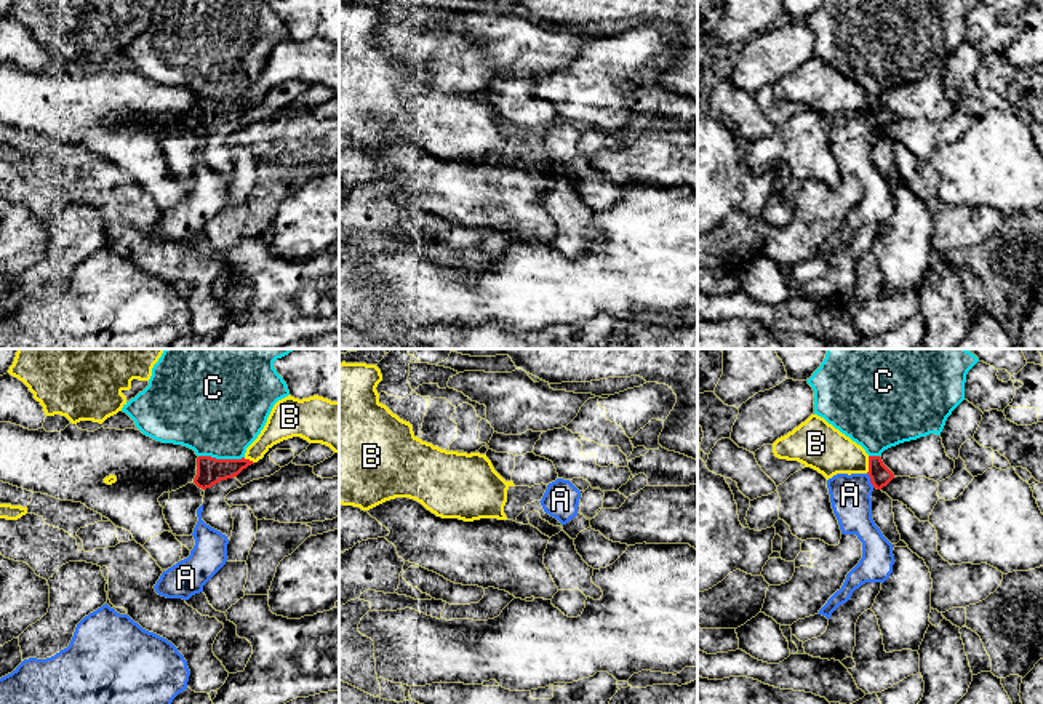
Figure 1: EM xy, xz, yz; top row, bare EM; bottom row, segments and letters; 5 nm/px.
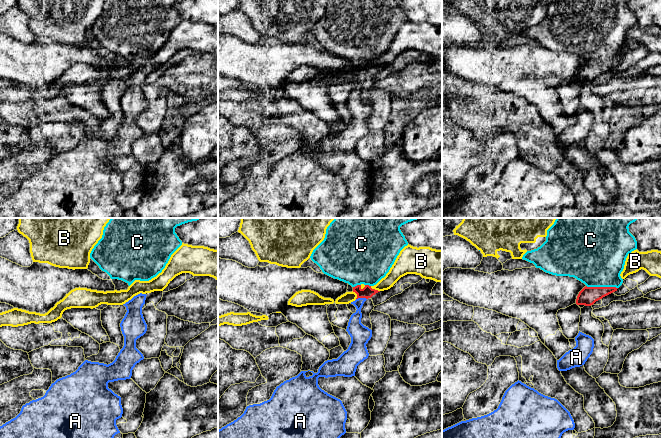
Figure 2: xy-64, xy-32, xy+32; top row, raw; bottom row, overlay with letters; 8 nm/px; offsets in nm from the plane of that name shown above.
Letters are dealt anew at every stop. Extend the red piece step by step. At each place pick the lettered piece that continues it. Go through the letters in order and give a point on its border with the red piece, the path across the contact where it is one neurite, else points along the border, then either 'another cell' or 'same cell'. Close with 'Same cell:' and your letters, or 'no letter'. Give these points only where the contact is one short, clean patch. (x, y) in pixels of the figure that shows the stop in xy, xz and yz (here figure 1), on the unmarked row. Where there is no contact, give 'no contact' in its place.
A: yz (871, 122) | across yz (880, 117), (871, 122), (850, 136) | same cell
B: yz (869, 106) | along yz (869, 98), (869, 111), (866, 114) | another cell
C: xy (221, 101) | same cell
Same cell: A, C

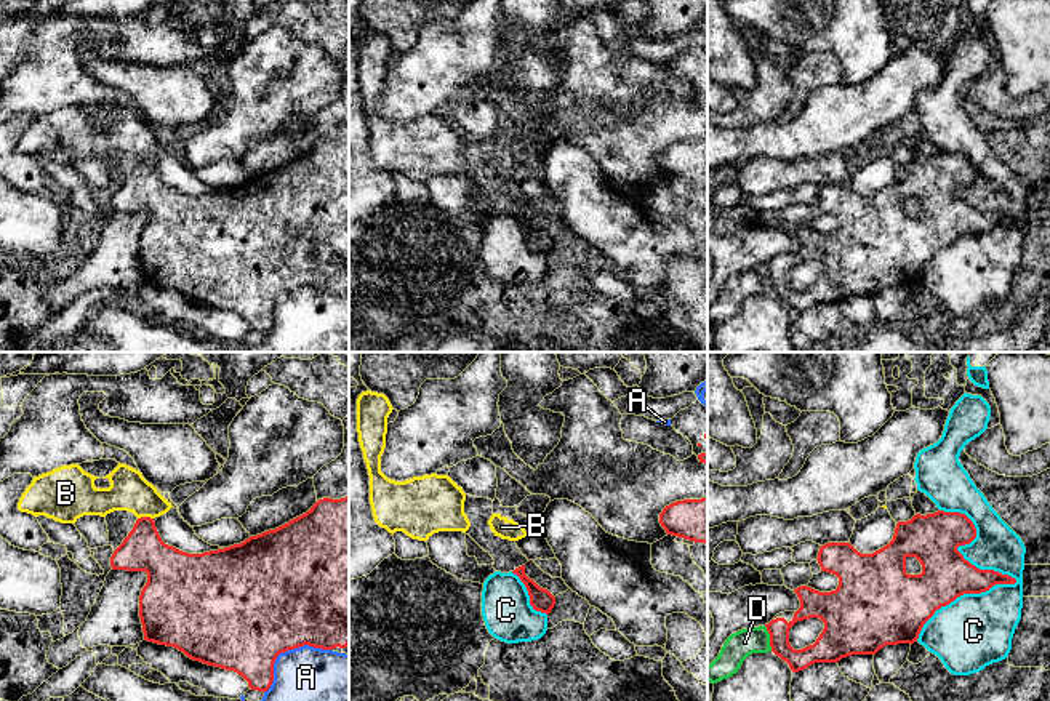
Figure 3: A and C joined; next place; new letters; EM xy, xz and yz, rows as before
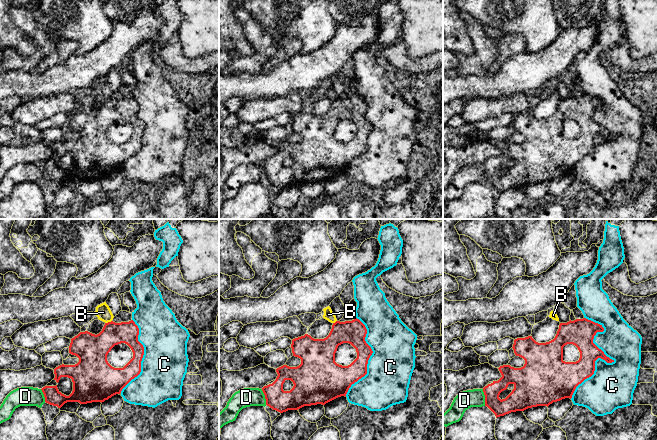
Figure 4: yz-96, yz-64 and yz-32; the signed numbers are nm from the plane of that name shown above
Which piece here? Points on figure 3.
A: xy (285, 292) | another cell
B: xy (144, 159) | another cell
C: yz (1012, 224) | another cell
D: yz (770, 280) | along yz (764, 268), (772, 292) | another cell
Same cell: no letter

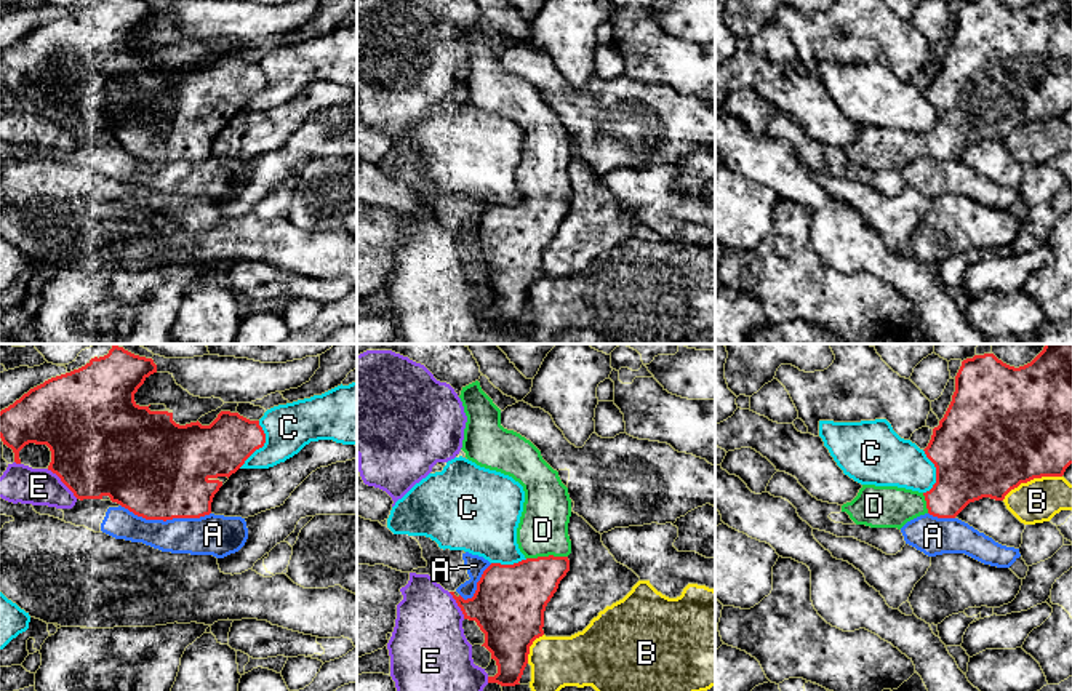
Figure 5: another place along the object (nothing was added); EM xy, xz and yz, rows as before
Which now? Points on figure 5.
A: xy (165, 162) | another cell
B: yz (1031, 120) | another cell
C: xy (263, 87) | another cell
D: xz (546, 199) | across xz (516, 237), (546, 207), (546, 199), (543, 171) | same cell
E: xy (61, 122) | another cell
Same cell: D

